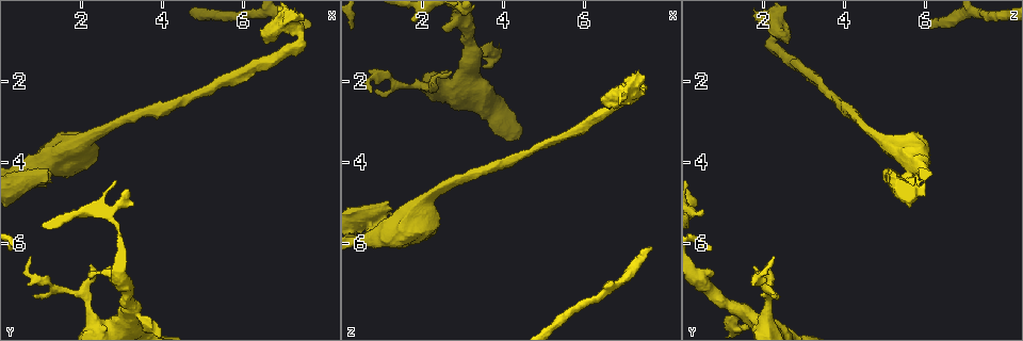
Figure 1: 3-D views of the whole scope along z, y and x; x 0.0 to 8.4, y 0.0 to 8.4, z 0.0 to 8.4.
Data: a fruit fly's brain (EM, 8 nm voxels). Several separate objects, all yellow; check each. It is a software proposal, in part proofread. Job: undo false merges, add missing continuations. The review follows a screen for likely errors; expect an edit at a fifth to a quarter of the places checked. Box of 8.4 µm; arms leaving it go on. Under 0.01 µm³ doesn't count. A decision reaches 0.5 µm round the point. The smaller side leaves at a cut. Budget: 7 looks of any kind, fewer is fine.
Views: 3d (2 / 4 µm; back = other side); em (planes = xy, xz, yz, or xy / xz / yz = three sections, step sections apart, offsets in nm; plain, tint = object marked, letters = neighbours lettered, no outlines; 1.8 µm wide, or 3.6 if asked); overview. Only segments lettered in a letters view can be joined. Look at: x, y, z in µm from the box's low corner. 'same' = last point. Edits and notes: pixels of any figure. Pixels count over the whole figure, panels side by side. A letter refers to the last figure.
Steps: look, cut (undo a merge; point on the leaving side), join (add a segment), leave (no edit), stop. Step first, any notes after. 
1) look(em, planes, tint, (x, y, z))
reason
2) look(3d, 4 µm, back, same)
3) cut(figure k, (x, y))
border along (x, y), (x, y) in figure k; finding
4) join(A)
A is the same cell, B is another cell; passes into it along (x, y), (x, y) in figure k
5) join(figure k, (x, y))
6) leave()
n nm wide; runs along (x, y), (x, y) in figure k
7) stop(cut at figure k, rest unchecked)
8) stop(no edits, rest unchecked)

look(em, planes, plain, (1.00, 6.95, 1.80))
abrupt turn

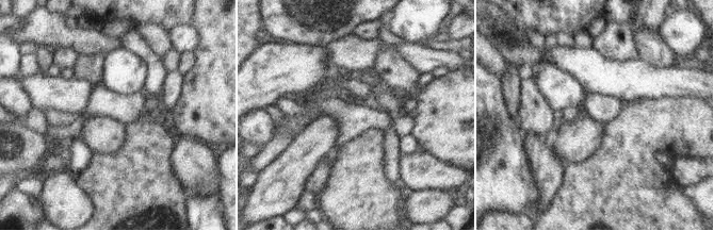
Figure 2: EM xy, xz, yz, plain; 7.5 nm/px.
look(em, planes, letters, same)
see the neighbours

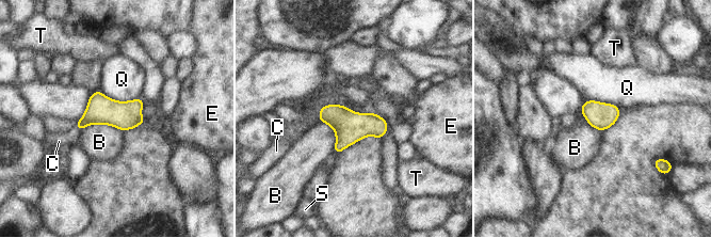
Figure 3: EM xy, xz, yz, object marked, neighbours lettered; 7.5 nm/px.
join(C)
C is the same cell, B, E, Q, S and T are other cells; passes into it along (100, 110), (77, 129), (59, 141) in figure 3; it goes on there

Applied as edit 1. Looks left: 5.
look(overview)

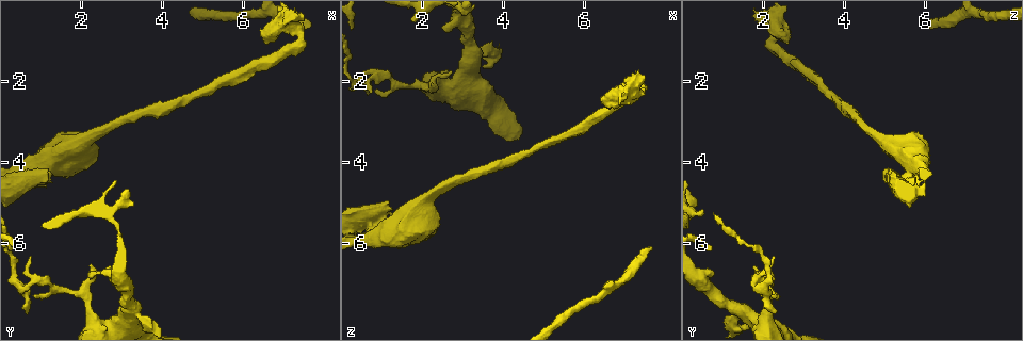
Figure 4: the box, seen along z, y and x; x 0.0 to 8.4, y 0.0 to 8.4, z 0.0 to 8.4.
look(3d, 4 µm, (2.70, 6.60, 1.80))
an open end

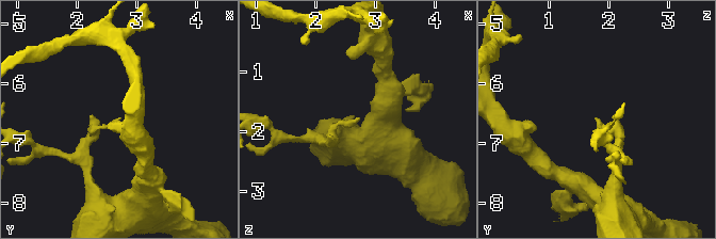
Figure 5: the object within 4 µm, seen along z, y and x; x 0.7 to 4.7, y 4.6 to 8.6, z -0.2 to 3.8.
look(em, planes, letters, (2.75, 6.55, 1.80))
now the EM

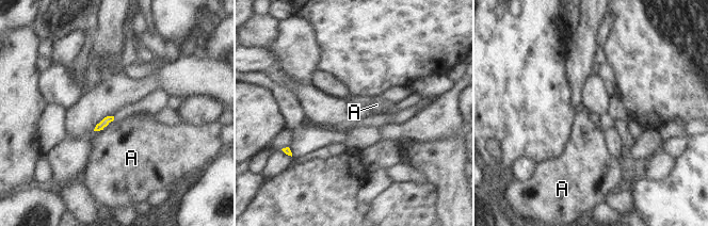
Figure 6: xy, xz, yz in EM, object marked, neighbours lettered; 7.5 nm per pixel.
leave()
A is another cell; border along (114, 119), (102, 129), (94, 131) in figure 6; no lettered segment goes on from it

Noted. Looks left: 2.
look(3d, 2 µm, (7.60, 0.60, 6.05))
branch stops here

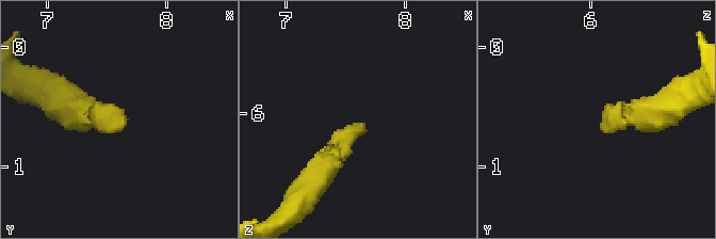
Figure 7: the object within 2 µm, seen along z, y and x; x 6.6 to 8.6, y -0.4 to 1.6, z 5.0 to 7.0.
look(em, yz, step 8, letters, (7.66, 0.64, 6.08))
need the tissue

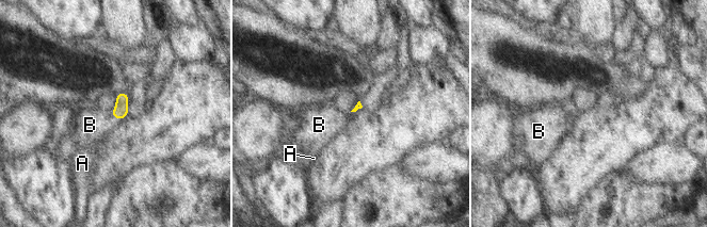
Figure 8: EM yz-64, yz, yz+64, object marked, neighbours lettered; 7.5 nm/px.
join(B)
B is the same cell, A is another cell; the cell continues

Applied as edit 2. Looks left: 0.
stop(join at figure 3, join at figure 8, rest unchecked)

